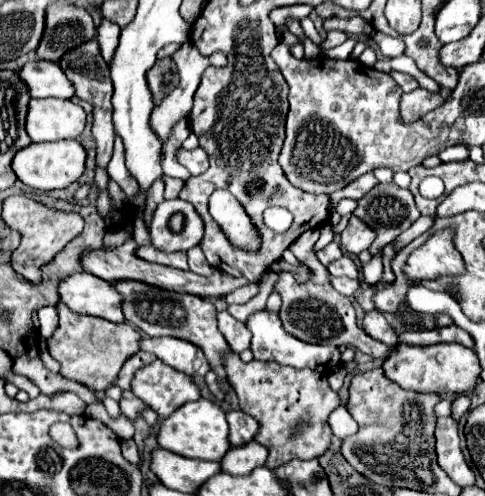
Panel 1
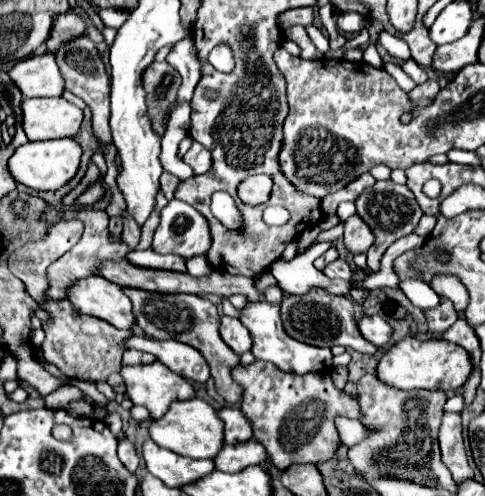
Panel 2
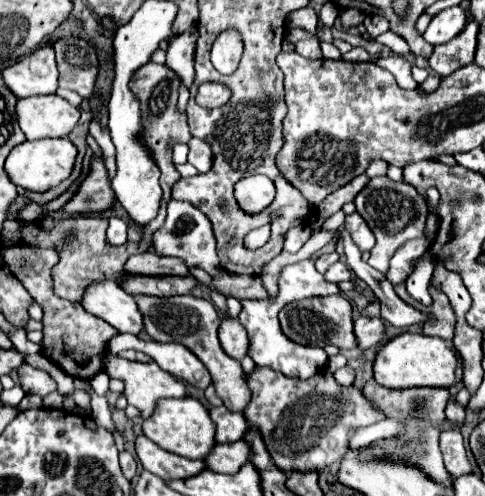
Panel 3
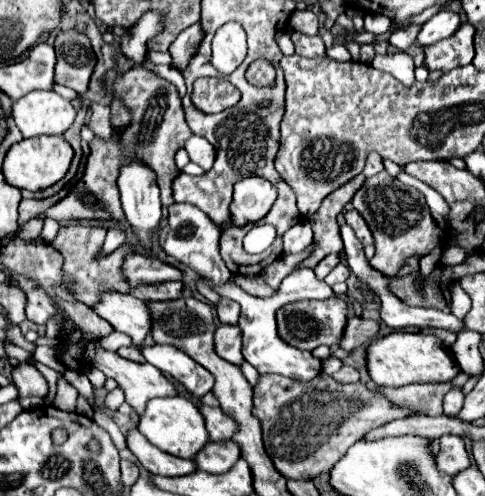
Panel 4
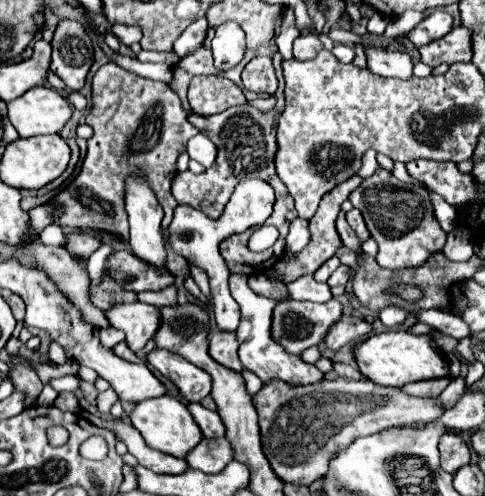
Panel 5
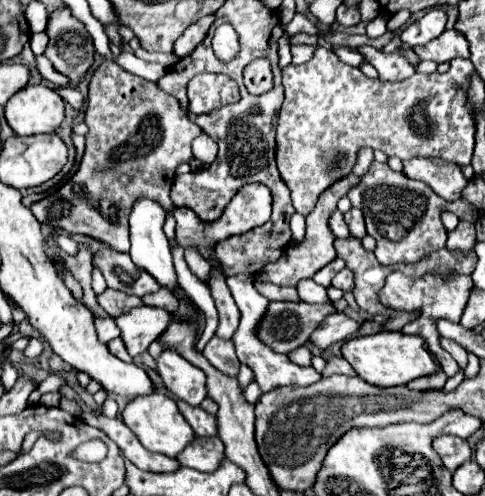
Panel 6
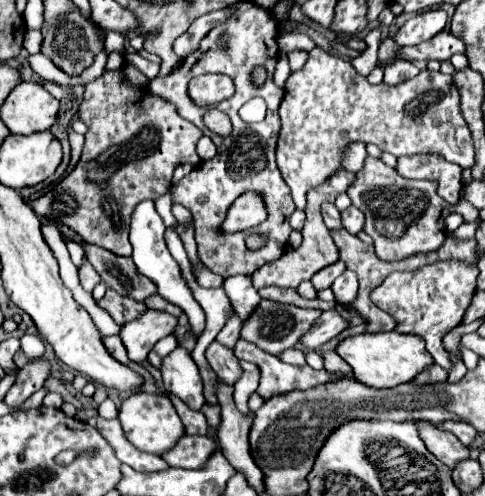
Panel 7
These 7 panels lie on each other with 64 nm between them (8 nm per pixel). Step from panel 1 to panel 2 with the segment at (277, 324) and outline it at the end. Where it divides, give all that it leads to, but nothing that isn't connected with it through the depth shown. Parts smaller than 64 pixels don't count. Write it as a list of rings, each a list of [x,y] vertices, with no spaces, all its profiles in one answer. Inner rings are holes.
[[[268,302],[246,304],[246,308],[242,310],[240,320],[252,334],[252,354],[254,354],[256,360],[268,360],[268,362],[276,364],[280,370],[296,372],[296,374],[318,372],[318,370],[324,370],[328,364],[330,364],[330,370],[332,370],[332,352],[330,352],[330,348],[310,346],[310,344],[304,344],[304,342],[298,342],[298,340],[290,338],[282,328],[280,308],[276,304],[268,304]]]

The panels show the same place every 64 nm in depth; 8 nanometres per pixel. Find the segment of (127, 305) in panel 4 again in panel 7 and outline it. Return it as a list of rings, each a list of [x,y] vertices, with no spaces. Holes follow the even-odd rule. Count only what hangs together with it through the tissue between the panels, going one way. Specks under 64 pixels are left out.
[[[146,310],[138,316],[138,320],[130,320],[122,324],[120,338],[128,348],[128,358],[132,362],[142,362],[146,360],[152,346],[160,338],[170,336],[174,330],[176,330],[174,316],[160,310]]]

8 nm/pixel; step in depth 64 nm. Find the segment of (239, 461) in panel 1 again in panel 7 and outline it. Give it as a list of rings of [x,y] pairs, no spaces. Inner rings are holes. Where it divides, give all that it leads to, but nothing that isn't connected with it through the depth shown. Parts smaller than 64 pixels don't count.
[[[184,436],[170,452],[162,454],[162,458],[178,468],[204,468],[216,448],[218,444],[210,436]]]

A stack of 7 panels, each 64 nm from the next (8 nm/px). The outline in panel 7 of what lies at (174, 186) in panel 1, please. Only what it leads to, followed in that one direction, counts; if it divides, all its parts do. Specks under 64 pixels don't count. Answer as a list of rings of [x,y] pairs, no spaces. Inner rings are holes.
[[[122,68],[104,70],[100,78],[86,84],[84,100],[80,104],[80,120],[88,126],[88,132],[78,166],[56,188],[32,200],[30,206],[42,220],[68,226],[88,244],[102,246],[118,256],[130,256],[132,246],[128,240],[128,224],[134,206],[144,198],[164,196],[172,184],[172,174],[176,166],[186,162],[194,166],[200,164],[200,158],[196,156],[196,142],[202,136],[202,130],[184,120],[176,112],[176,106],[172,106],[172,102],[160,96],[152,96],[148,88],[132,86],[126,80]]]

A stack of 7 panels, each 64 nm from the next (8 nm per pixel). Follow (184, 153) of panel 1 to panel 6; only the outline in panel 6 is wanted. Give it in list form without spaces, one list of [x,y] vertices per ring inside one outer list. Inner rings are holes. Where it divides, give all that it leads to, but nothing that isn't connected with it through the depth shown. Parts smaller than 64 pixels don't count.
[[[200,134],[194,142],[192,142],[192,154],[196,160],[200,160],[204,166],[212,164],[212,160],[216,160],[216,152],[218,152],[218,146],[206,136],[206,134]]]

